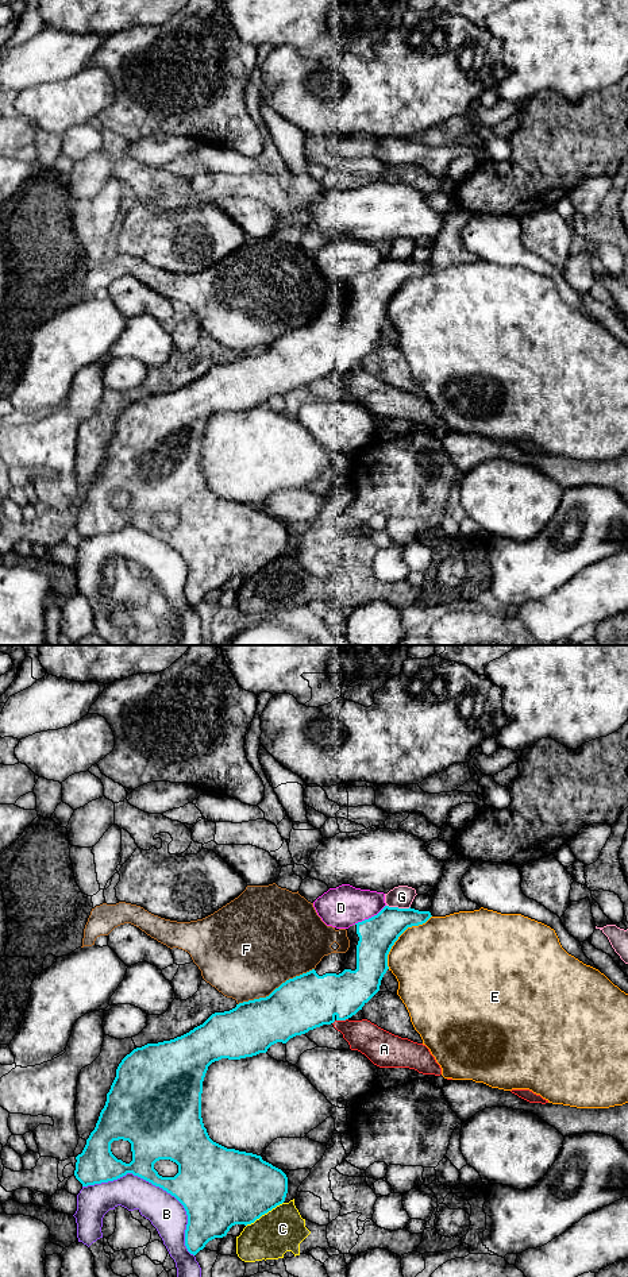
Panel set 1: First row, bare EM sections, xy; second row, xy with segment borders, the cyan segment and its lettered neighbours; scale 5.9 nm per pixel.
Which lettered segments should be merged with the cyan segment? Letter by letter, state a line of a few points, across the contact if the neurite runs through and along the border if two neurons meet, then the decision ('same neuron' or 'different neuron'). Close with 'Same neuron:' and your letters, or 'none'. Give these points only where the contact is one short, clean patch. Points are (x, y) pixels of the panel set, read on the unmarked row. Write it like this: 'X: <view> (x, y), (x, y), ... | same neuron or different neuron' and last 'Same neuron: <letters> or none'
A: different neuron
B: different neuron
C: different neuron
D: different neuron
E: different neuron
F: different neuron
G: xy (386, 257), (409, 259) | different neuron
Same neuron: none

